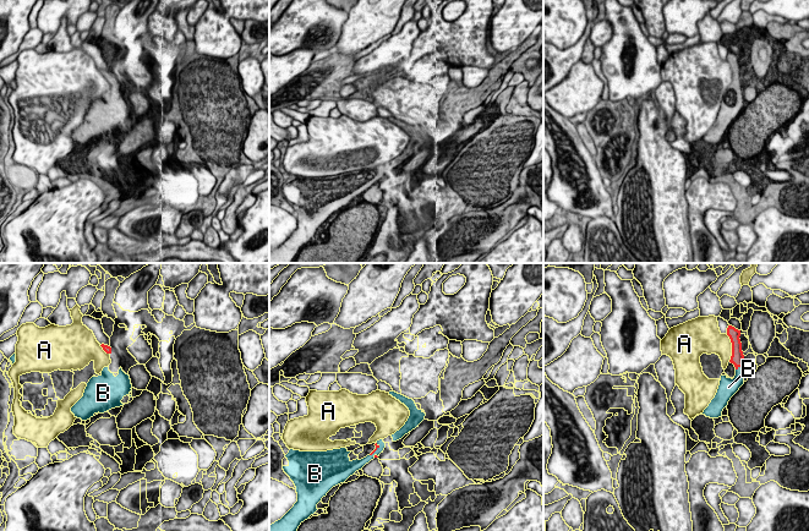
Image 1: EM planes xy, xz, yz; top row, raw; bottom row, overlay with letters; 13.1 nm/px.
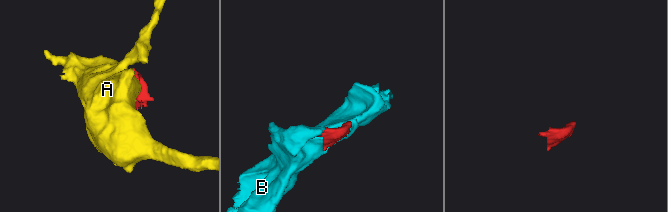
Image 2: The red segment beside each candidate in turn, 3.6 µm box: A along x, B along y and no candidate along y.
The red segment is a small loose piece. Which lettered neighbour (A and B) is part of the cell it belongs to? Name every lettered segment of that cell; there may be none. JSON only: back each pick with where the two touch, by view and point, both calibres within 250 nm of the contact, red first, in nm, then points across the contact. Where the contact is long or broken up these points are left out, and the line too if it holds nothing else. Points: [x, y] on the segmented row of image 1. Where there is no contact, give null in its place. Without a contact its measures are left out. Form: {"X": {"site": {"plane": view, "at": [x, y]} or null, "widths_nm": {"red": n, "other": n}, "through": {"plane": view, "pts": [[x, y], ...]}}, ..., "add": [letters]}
{"B": {"site": {"plane": "yz", "at": [738, 366]}, "widths_nm": {"red": 160, "other": 160}}, "add": ["B"]}

